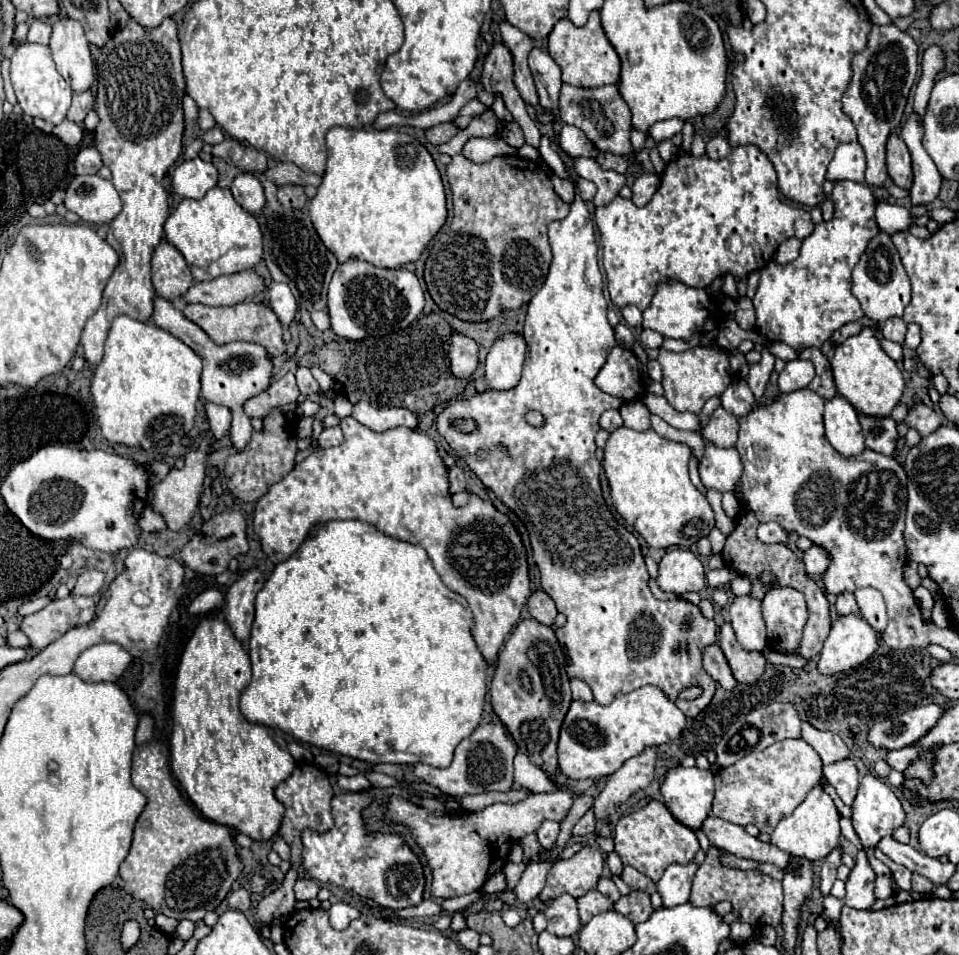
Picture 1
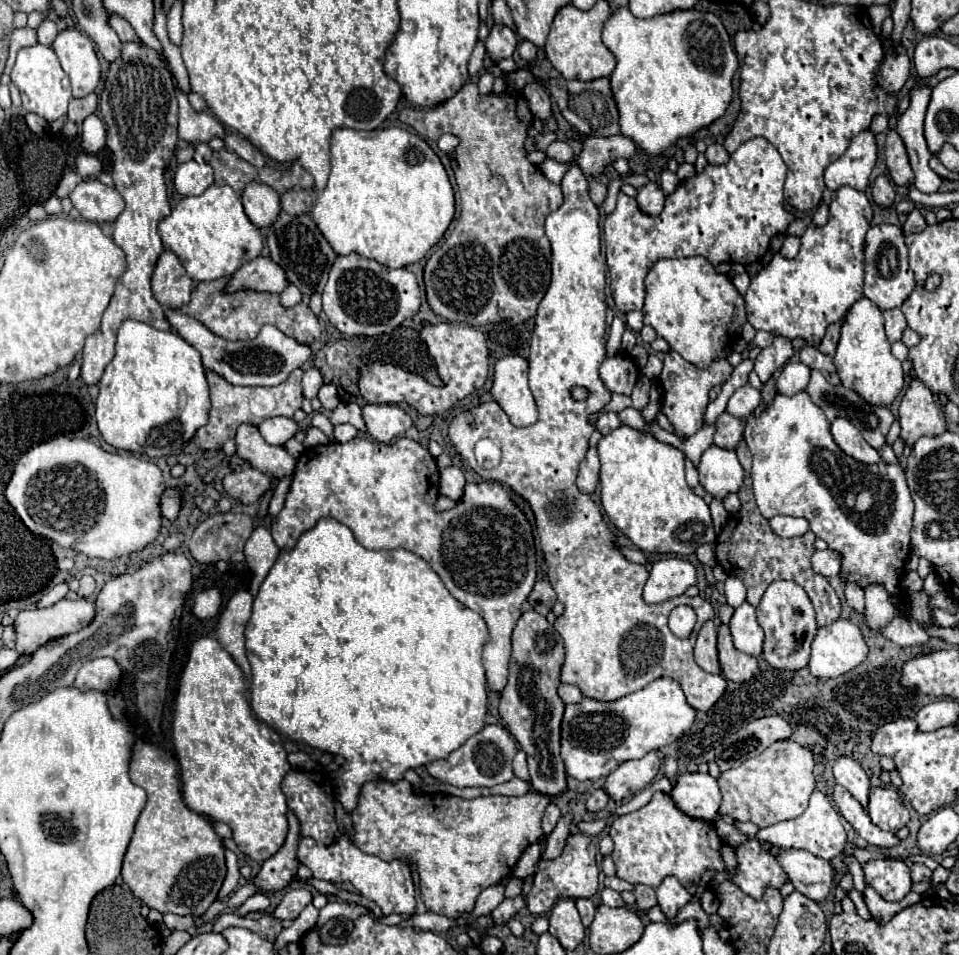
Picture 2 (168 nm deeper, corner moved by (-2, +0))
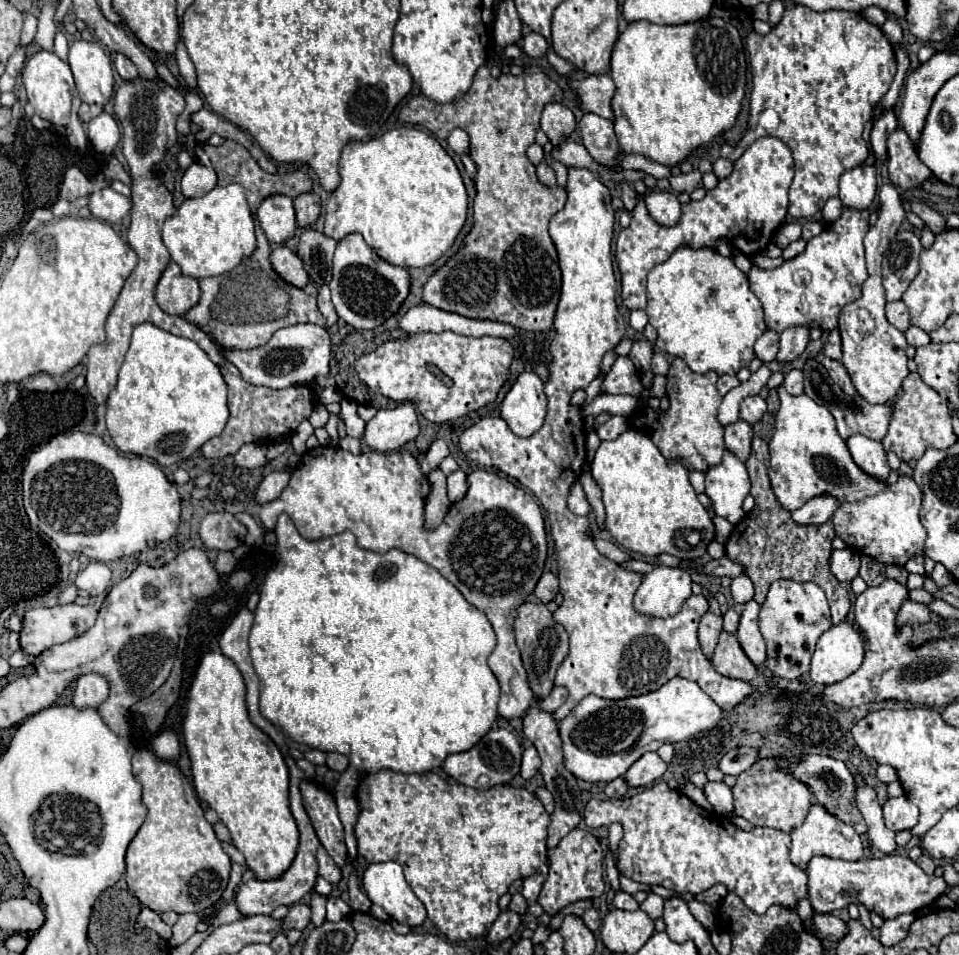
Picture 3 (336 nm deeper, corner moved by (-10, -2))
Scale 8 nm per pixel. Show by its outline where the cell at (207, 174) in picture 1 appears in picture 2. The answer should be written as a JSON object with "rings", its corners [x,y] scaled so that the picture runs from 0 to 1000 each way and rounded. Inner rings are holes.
{"rings":[[[195,169],[185,175],[182,198],[187,204],[210,204],[220,194],[222,194],[220,173]]]}

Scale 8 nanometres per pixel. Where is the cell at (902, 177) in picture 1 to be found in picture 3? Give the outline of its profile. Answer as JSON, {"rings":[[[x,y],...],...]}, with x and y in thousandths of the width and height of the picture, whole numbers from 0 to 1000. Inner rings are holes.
{"rings":[[[935,133],[925,143],[925,175],[927,187],[940,198],[954,198],[971,185],[969,175],[956,164],[954,152],[942,133]]]}

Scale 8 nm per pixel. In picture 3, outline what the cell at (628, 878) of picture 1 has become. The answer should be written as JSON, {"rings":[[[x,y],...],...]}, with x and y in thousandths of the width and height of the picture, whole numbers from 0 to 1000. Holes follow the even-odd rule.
{"rings":[[[677,935],[677,939],[668,946],[668,952],[670,952],[679,962],[685,962],[685,960],[691,958],[691,946],[693,946],[693,943],[691,943],[687,937]]]}

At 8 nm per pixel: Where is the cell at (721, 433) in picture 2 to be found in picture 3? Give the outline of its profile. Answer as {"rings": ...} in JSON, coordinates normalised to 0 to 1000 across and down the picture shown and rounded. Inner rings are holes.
{"rings":[[[766,441],[766,443],[756,447],[758,472],[762,472],[773,483],[781,481],[783,460],[785,460],[785,449],[783,449],[783,445],[779,441]]]}

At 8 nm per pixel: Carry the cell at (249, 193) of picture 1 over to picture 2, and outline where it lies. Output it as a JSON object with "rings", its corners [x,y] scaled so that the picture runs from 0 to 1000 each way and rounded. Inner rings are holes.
{"rings":[[[260,192],[251,204],[253,208],[253,217],[258,227],[264,231],[264,236],[274,238],[274,236],[283,236],[283,231],[287,231],[287,227],[293,221],[291,215],[291,204],[274,192]]]}

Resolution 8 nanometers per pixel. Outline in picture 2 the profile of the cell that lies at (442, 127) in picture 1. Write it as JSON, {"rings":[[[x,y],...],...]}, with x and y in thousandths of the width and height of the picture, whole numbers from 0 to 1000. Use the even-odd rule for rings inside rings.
{"rings":[[[487,87],[481,91],[481,95],[477,99],[472,99],[468,106],[452,112],[452,114],[431,114],[431,112],[424,112],[416,118],[416,127],[426,131],[429,135],[433,135],[441,146],[449,146],[456,148],[464,139],[470,139],[470,141],[477,141],[479,146],[479,154],[474,158],[474,169],[477,169],[477,177],[474,177],[474,190],[477,190],[477,196],[479,196],[479,206],[481,206],[481,227],[474,236],[474,240],[470,242],[468,248],[464,248],[460,252],[460,259],[454,259],[452,267],[447,269],[445,277],[443,277],[443,305],[445,305],[445,317],[447,321],[460,330],[462,334],[466,334],[468,338],[481,338],[481,340],[491,340],[491,342],[499,342],[499,340],[508,340],[508,338],[518,338],[522,334],[531,334],[533,338],[545,338],[550,336],[552,332],[558,330],[560,326],[560,319],[562,315],[566,313],[570,301],[572,301],[572,292],[575,292],[575,277],[572,277],[572,271],[575,271],[575,259],[572,259],[572,250],[566,242],[566,234],[568,234],[568,227],[577,221],[581,221],[585,215],[587,215],[587,202],[585,202],[585,196],[575,192],[560,173],[556,173],[547,162],[547,154],[545,154],[545,148],[550,143],[550,135],[554,131],[554,116],[550,112],[550,106],[543,97],[525,97],[525,99],[499,99],[497,95],[497,89],[495,87]]]}

